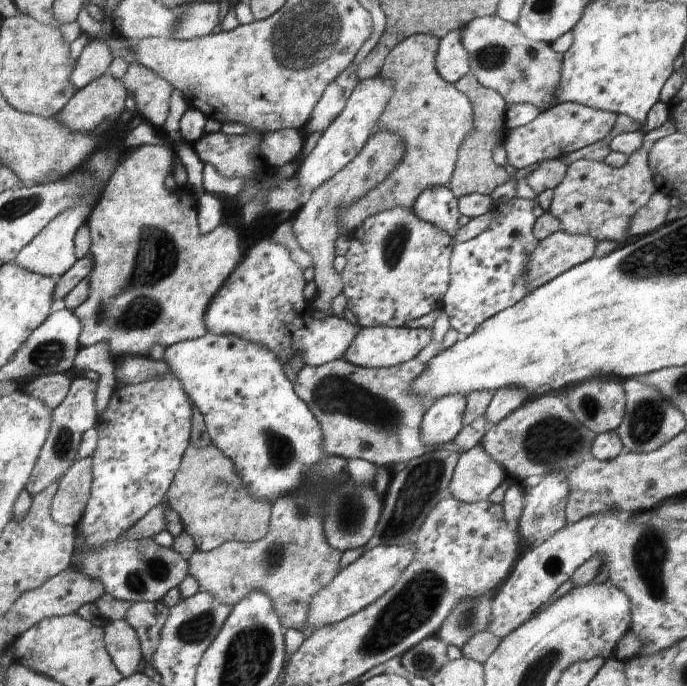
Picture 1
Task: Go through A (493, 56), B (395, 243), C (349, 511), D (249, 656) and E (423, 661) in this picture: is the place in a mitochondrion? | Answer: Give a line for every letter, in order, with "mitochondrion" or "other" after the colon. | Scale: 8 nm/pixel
A: mitochondrion
B: mitochondrion
C: mitochondrion
D: mitochondrion
E: mitochondrion

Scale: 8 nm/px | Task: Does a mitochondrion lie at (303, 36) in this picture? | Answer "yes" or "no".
yes

